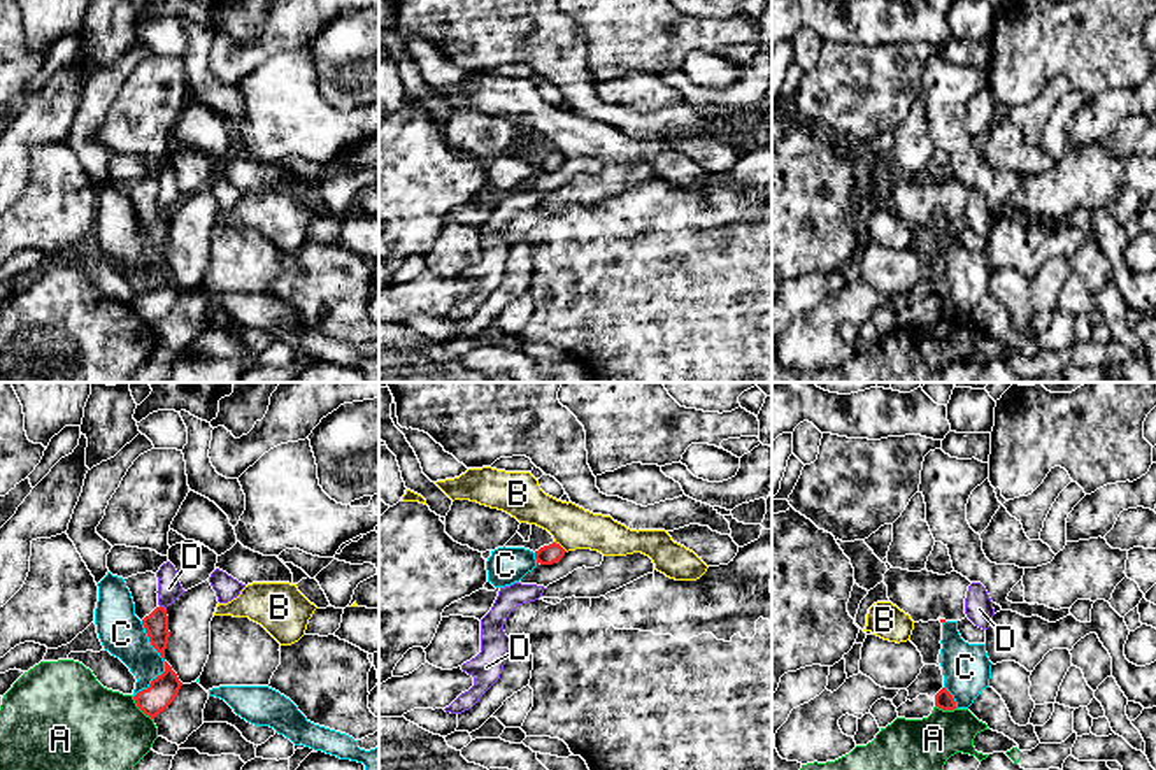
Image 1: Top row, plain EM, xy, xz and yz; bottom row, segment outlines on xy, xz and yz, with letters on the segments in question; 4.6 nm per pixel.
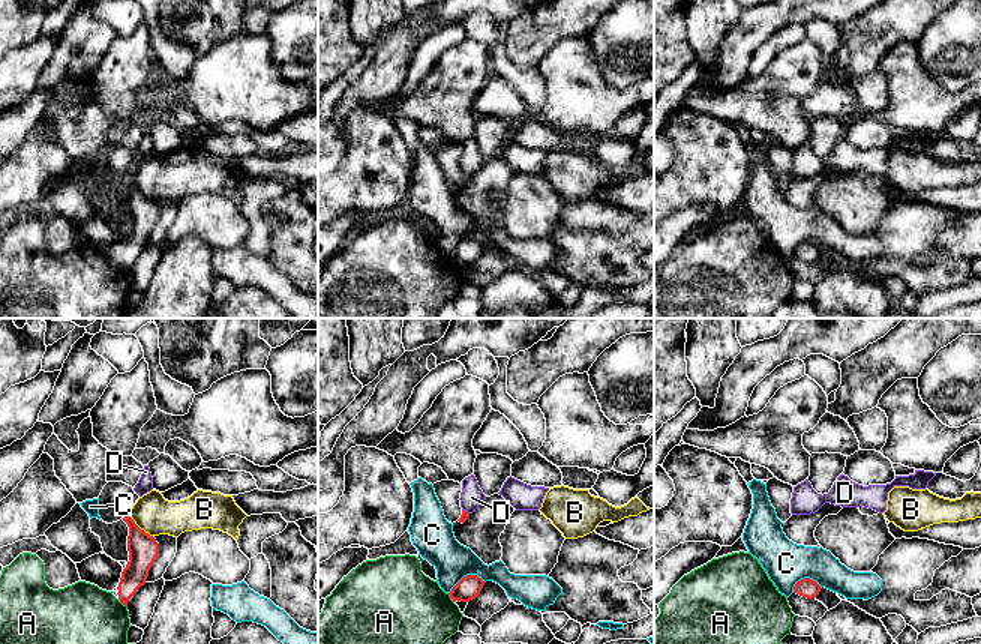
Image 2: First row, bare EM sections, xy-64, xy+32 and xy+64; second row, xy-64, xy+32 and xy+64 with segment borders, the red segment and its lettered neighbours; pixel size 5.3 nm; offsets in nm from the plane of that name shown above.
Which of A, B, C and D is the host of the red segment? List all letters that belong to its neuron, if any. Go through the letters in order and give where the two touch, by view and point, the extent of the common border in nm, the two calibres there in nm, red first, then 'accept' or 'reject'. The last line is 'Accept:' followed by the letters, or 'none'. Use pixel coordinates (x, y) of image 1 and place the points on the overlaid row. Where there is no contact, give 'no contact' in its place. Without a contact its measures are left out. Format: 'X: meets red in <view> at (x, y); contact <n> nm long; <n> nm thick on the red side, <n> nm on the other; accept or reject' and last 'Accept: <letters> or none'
A: meets red in xy at (141, 709); contact 150 nm long; 130 nm thick on the red side, 380 nm on the other; reject
B: meets red in xz at (560, 546); contact 80 nm long; 90 nm thick on the red side, 200 nm on the other; reject
C: meets red in xy at (164, 660); contact 360 nm long; 130 nm thick on the red side, 200 nm on the other; reject
D: meets red in xy at (162, 607); contact 40 nm long; 110 nm thick on the red side, 110 nm on the other; reject
Accept: none

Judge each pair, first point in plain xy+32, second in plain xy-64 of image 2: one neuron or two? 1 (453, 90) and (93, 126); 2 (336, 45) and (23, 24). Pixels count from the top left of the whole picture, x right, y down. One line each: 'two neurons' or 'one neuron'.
1: two neurons
2: one neuron

